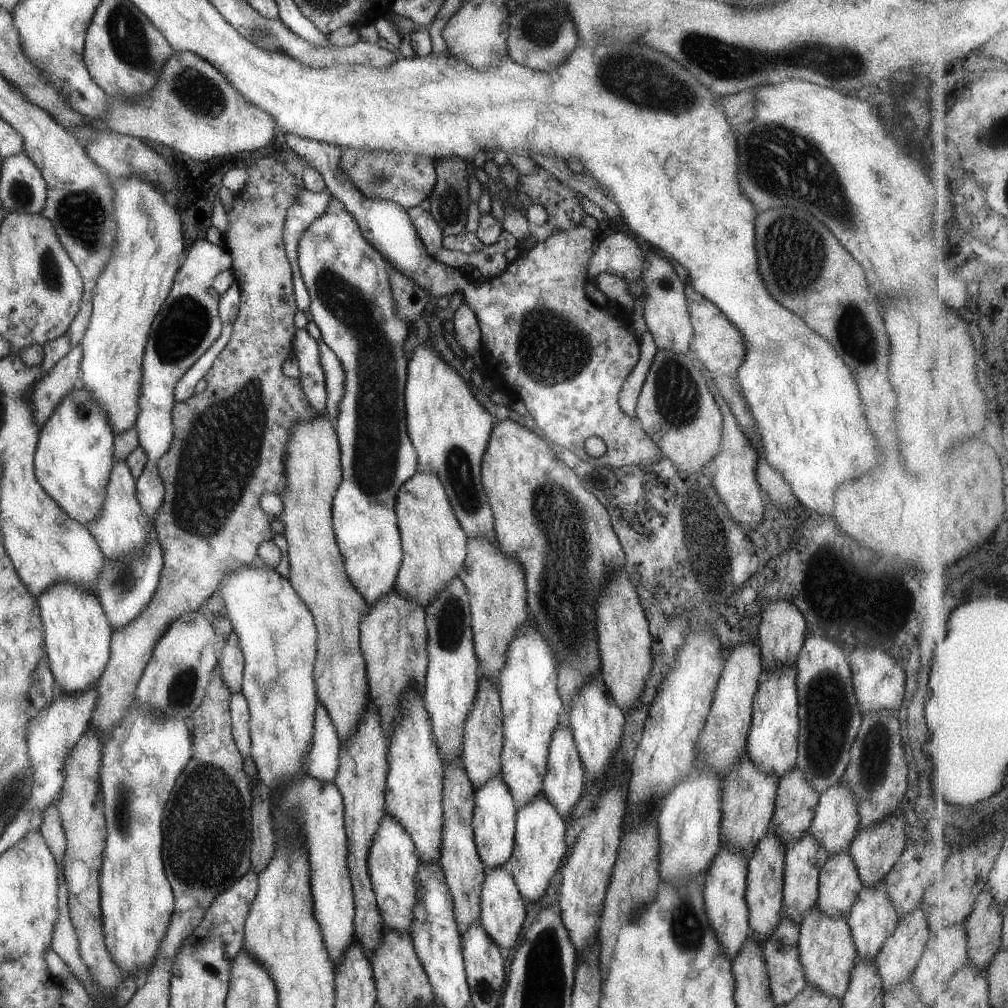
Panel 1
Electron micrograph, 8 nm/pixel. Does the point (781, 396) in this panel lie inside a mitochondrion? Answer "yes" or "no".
no

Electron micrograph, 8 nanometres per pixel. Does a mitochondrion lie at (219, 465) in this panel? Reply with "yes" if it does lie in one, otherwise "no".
yes

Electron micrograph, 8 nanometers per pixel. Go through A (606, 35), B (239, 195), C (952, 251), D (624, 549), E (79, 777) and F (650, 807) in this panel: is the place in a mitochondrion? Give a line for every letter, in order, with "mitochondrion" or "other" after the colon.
A: mitochondrion
B: other
C: other
D: other
E: other
F: other

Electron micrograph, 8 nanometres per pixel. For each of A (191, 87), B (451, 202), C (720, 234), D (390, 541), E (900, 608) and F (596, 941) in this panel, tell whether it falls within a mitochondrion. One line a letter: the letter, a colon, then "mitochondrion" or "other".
A: mitochondrion
B: mitochondrion
C: other
D: other
E: other
F: other

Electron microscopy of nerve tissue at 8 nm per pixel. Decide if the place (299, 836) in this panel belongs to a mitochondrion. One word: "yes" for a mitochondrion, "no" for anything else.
no

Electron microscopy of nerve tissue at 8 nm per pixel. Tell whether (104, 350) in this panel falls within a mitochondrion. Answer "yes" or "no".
no

